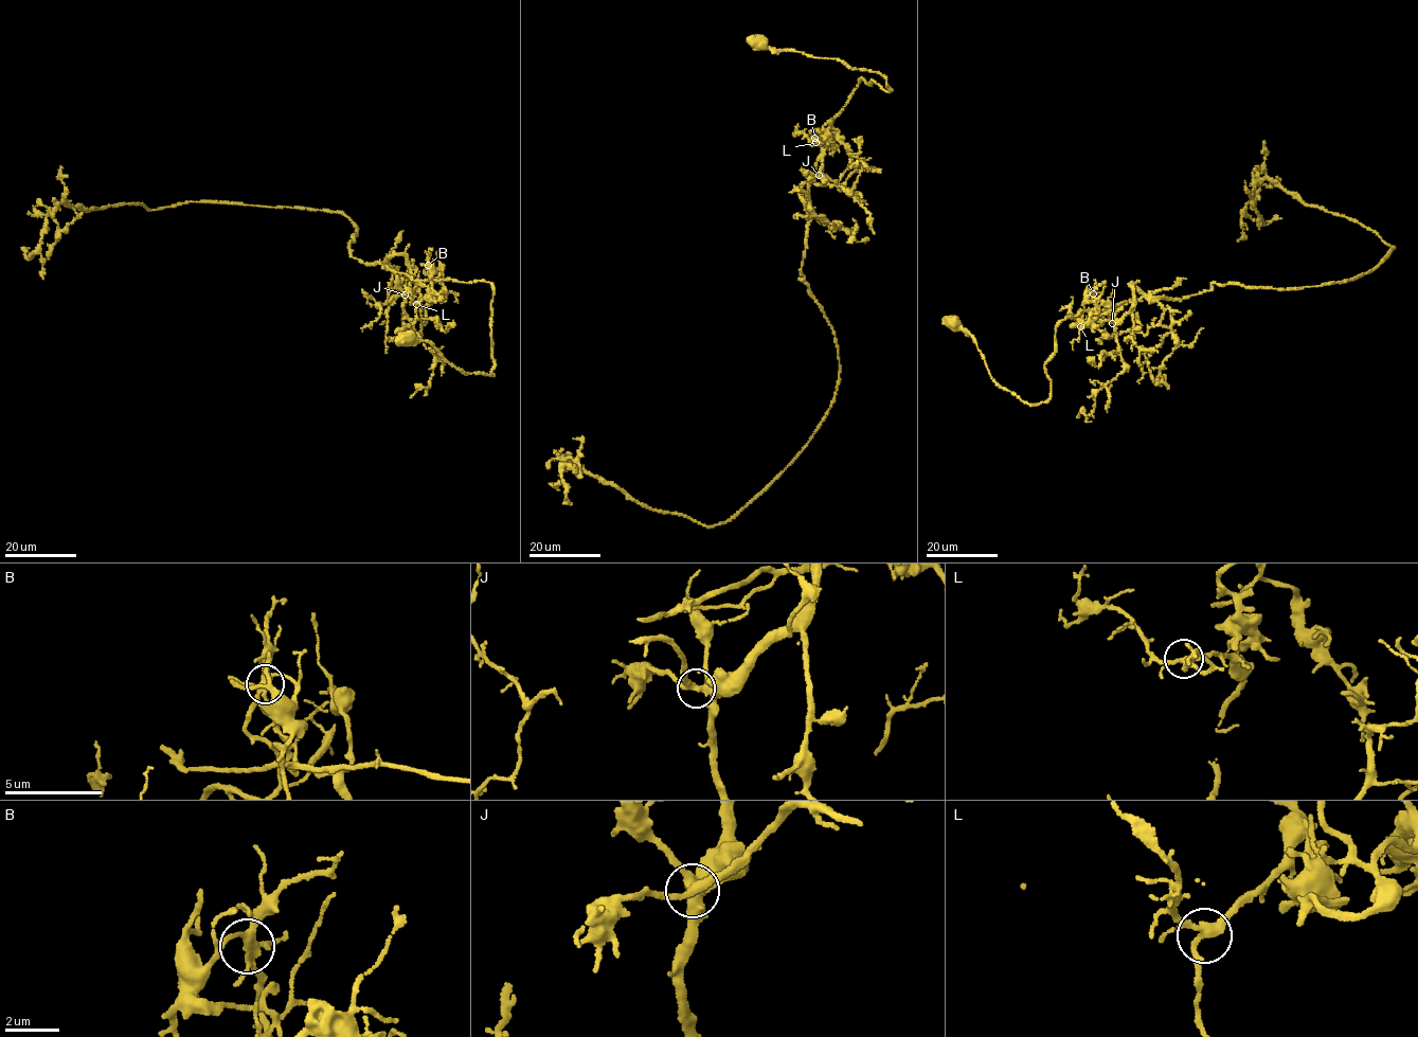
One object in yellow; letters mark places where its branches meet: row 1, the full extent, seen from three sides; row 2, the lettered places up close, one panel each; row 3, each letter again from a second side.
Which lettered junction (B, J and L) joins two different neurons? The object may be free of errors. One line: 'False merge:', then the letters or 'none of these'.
False merge: B

